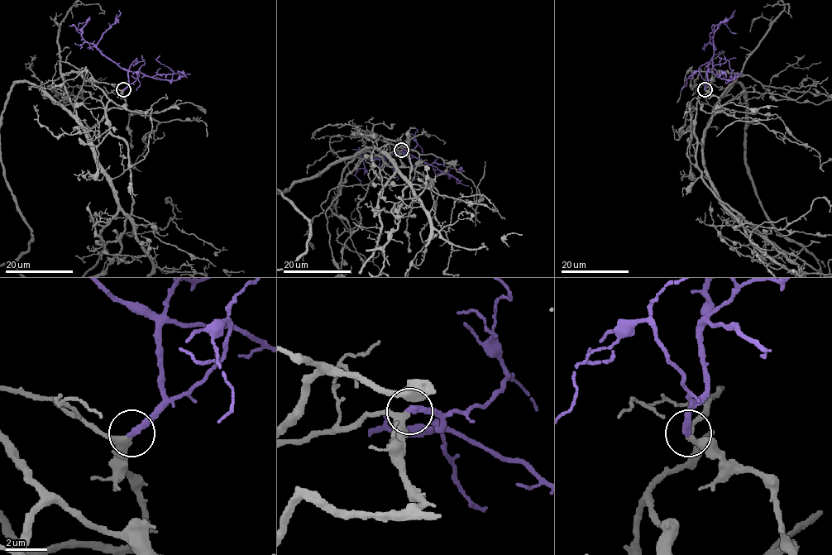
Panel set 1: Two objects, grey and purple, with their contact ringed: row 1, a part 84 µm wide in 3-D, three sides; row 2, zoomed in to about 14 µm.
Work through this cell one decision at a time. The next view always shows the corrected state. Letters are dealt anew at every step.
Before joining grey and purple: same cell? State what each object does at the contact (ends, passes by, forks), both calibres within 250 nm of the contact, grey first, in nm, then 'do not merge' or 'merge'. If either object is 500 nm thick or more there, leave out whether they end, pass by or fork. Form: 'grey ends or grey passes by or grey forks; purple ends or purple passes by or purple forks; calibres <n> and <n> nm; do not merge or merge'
grey passes by; purple ends; calibres 280 and 320 nm; merge

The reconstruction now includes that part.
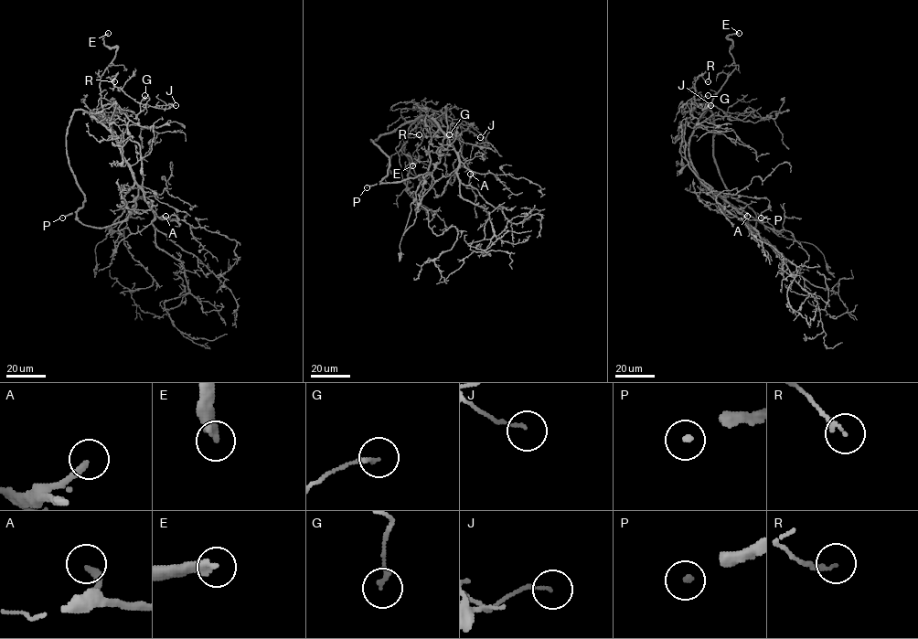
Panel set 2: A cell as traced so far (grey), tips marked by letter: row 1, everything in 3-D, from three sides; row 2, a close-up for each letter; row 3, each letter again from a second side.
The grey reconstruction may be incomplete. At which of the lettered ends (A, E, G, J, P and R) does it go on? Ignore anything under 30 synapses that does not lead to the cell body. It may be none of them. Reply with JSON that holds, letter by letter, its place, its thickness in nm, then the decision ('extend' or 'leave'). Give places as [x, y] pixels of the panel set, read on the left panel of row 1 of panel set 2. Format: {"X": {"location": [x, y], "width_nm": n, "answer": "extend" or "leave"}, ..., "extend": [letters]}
{"A": {"location": [165, 216], "width_nm": 240, "answer": "extend"}, "E": {"location": [108, 33], "width_nm": 360, "answer": "extend"}, "G": {"location": [144, 95], "width_nm": 140, "answer": "leave"}, "J": {"location": [176, 105], "width_nm": 100, "answer": "leave"}, "P": {"location": [62, 218], "width_nm": 140, "answer": "extend"}, "R": {"location": [114, 81], "width_nm": 160, "answer": "leave"}, "extend": ["A", "E", "P"]}

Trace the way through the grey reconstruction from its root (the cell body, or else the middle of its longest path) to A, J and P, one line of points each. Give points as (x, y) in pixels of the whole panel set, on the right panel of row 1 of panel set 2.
A: (750, 231), (736, 217), (744, 218), (747, 216)
J: (750, 231), (718, 202), (689, 155), (689, 138), (699, 124), (690, 114), (691, 104), (710, 105)
P: (750, 231), (754, 232), (748, 228), (745, 222), (753, 228), (755, 212), (761, 218)

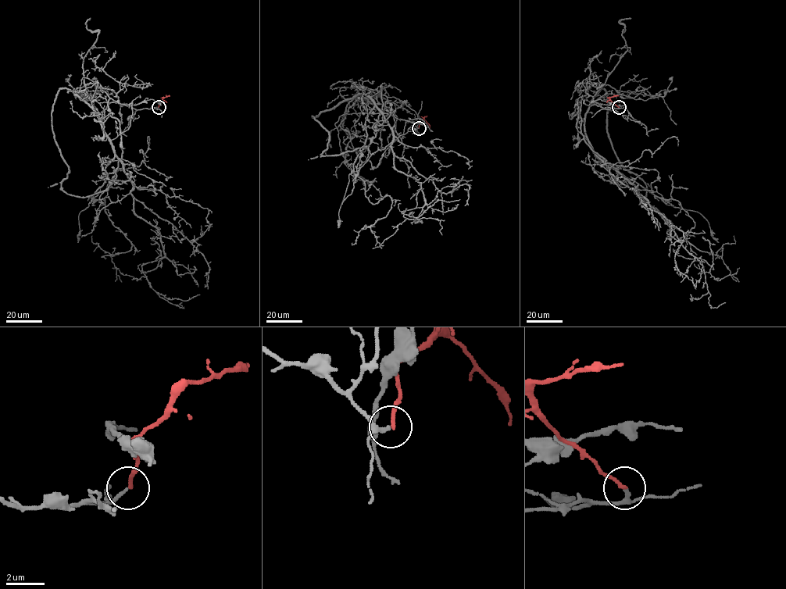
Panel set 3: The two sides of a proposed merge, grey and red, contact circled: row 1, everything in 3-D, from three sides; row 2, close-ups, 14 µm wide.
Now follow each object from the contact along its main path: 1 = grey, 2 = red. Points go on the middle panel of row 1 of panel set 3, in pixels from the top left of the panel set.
1: (418, 128), (359, 94), (391, 129), (394, 166), (420, 184), (425, 203), (403, 213), (459, 199)
2: (419, 128), (419, 122), (423, 119), (430, 127)

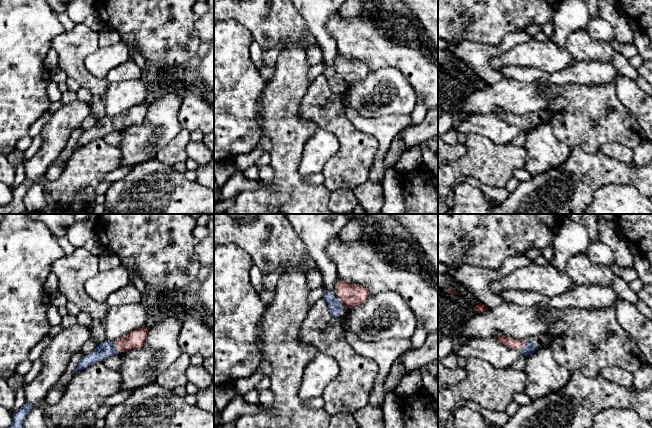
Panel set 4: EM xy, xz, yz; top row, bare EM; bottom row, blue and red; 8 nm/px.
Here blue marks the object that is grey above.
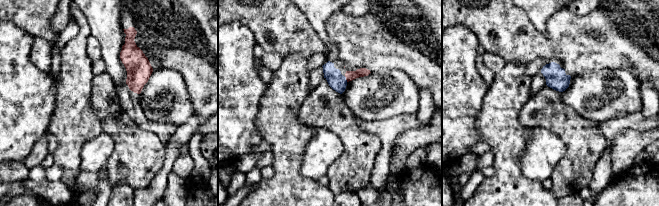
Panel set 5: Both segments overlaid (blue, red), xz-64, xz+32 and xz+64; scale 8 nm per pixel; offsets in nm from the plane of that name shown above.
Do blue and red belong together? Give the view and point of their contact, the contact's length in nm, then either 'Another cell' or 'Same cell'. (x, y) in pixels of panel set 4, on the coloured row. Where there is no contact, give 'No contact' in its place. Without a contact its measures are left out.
Touches blue at yz (526, 344). Shared border 70 nm. Same cell

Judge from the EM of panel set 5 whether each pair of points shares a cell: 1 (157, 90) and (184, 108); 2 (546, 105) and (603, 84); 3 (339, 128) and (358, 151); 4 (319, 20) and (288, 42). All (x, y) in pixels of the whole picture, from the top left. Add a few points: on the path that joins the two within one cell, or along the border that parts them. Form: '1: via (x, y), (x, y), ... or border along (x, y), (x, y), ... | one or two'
1: via (165, 90), (169, 89), (176, 97), (176, 100) | one
2: border along (560, 92), (560, 98), (580, 114) | two
3: via (345, 134), (356, 145) | one
4: border along (299, 10), (311, 28), (326, 44) | two

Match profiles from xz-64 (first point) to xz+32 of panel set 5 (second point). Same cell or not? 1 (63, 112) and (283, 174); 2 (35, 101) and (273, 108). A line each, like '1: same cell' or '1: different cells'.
1: same cell
2: different cells

